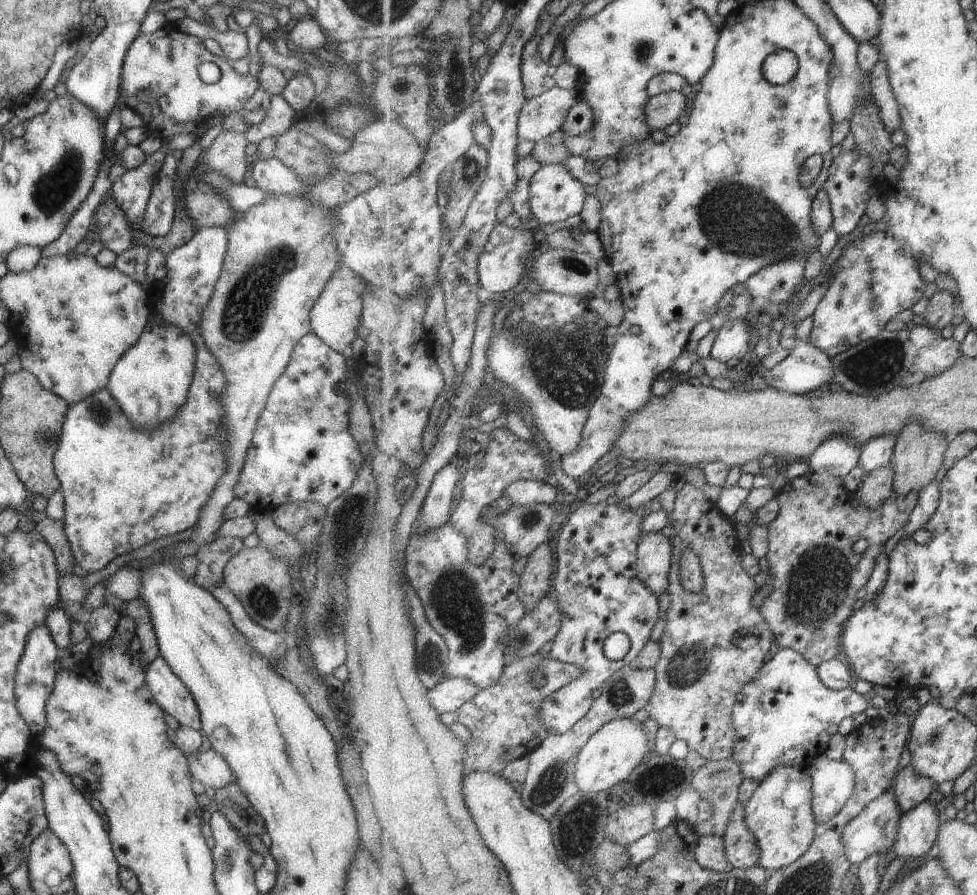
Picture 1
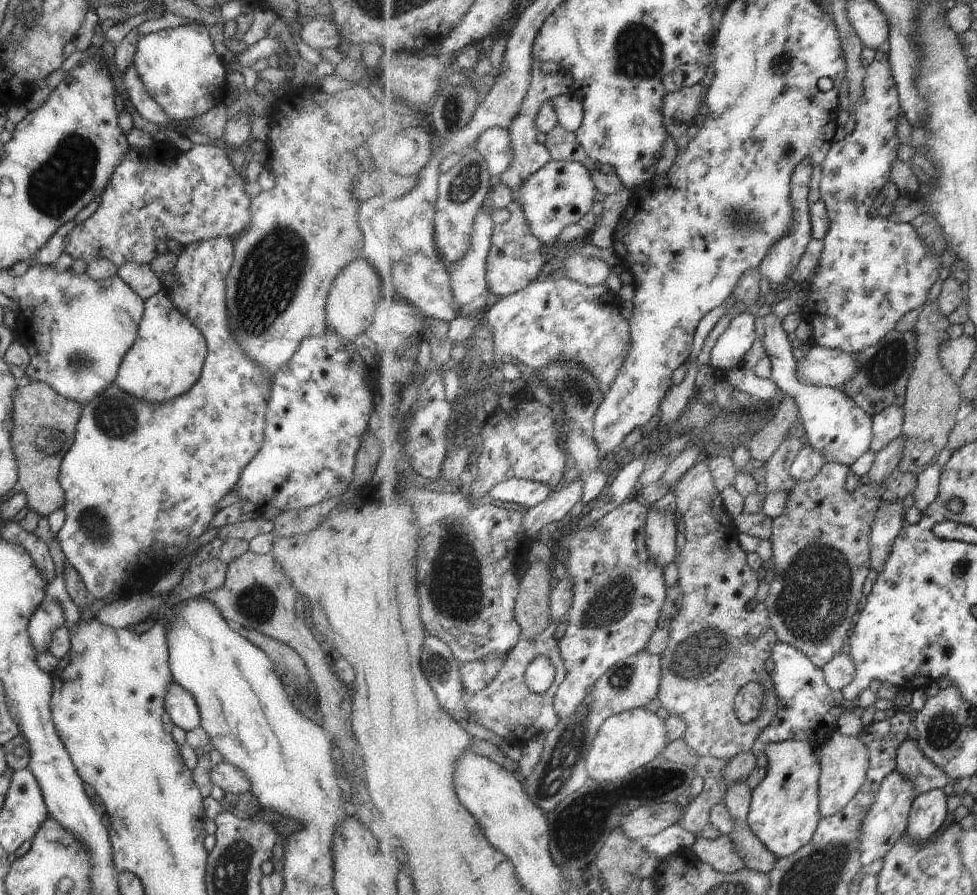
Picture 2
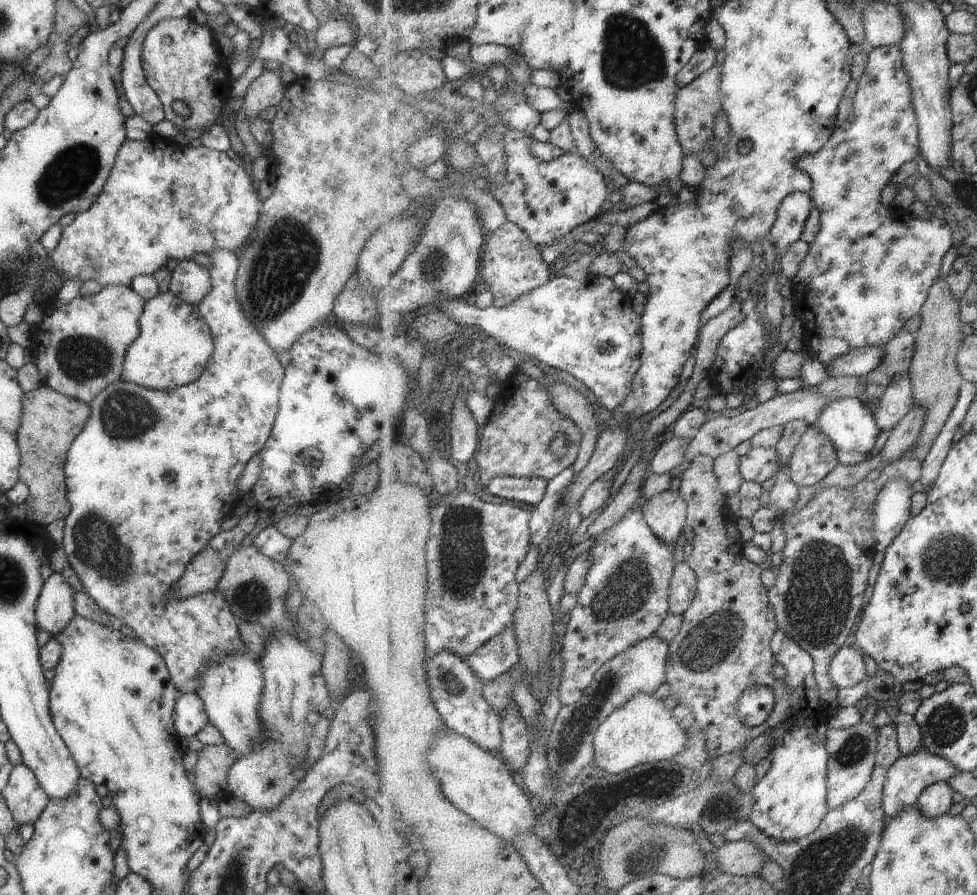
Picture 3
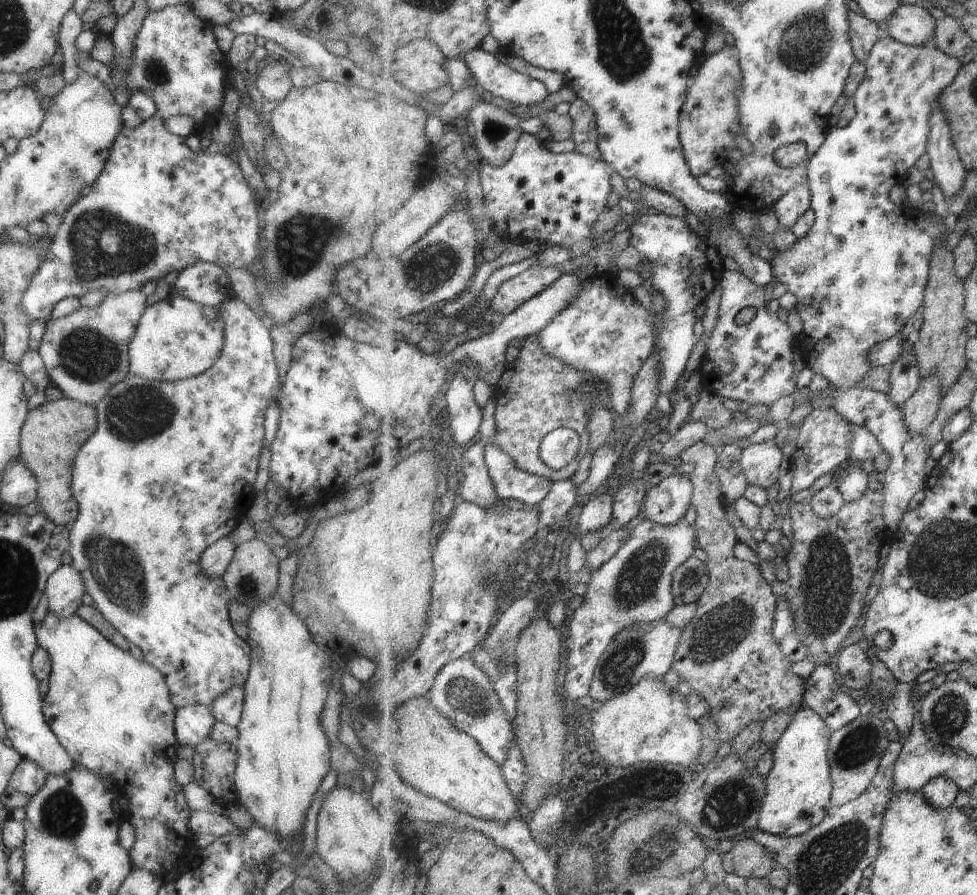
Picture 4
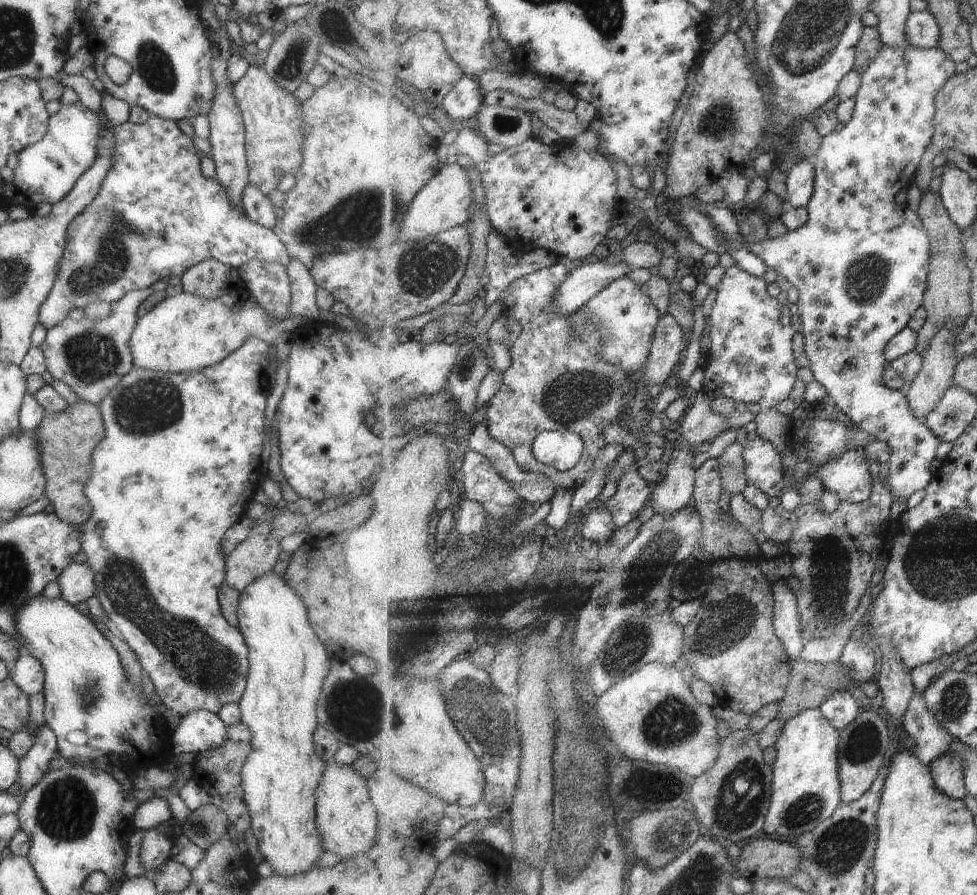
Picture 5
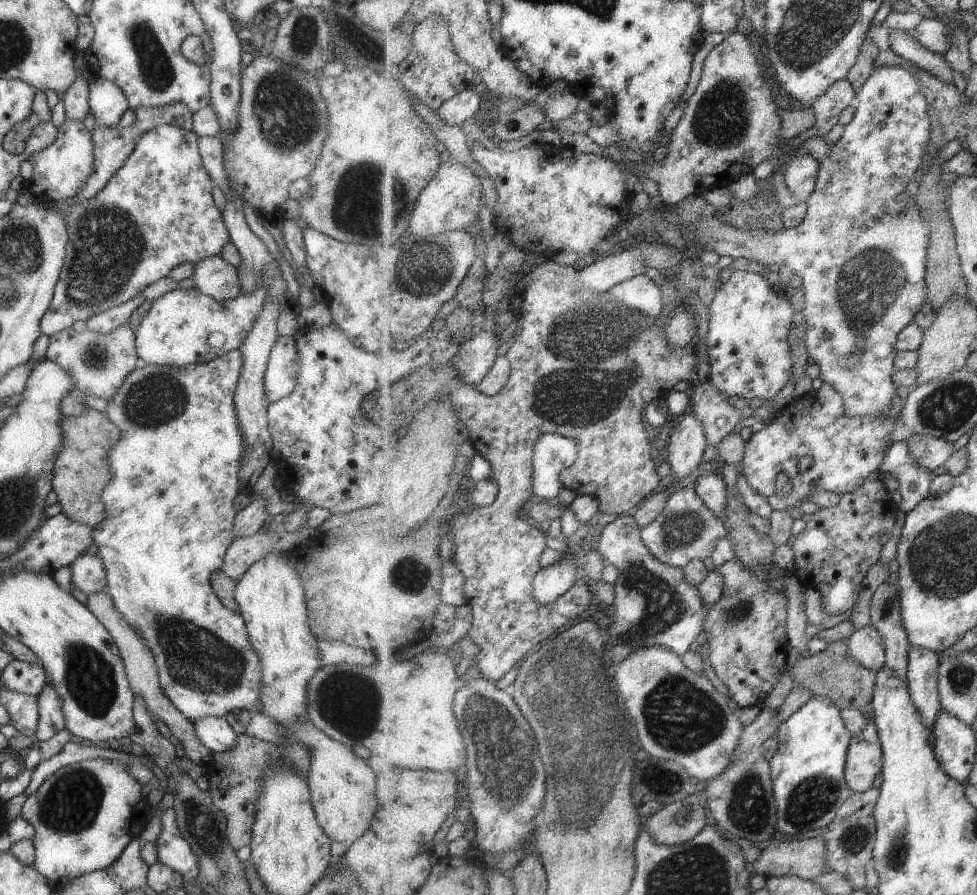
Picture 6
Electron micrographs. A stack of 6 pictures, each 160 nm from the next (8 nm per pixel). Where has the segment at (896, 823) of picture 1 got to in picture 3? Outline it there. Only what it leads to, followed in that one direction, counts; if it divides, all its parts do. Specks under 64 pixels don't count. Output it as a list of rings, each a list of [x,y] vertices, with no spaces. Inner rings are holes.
[[[919,748],[915,754],[901,756],[892,768],[889,768],[887,782],[885,782],[883,794],[883,810],[885,812],[885,829],[889,822],[899,816],[903,810],[909,810],[911,806],[917,805],[921,794],[924,794],[929,786],[936,783],[949,783],[957,774],[961,774],[947,758],[937,756],[929,752],[927,748]]]

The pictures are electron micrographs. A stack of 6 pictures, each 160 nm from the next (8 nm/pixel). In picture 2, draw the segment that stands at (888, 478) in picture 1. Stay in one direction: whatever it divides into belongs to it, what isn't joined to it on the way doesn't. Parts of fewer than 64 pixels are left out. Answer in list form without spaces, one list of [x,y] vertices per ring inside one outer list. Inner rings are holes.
[[[902,434],[876,454],[871,472],[868,474],[871,483],[881,484],[887,481],[887,478],[894,473],[894,470],[899,468],[907,439]]]

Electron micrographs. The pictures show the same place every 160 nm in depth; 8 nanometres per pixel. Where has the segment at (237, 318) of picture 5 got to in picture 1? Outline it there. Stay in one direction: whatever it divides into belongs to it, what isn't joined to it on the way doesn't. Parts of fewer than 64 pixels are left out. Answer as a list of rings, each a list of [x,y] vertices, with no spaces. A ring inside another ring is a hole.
[[[163,321],[147,322],[133,346],[113,365],[105,389],[136,427],[161,424],[174,416],[187,396],[193,378],[195,353],[196,348],[184,330]]]

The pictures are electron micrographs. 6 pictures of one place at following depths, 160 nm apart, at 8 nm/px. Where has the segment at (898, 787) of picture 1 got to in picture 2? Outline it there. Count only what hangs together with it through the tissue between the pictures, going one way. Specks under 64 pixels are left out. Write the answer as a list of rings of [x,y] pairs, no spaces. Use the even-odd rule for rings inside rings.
[[[914,735],[907,737],[898,750],[898,770],[914,782],[918,796],[947,784],[954,788],[952,778],[925,756]]]

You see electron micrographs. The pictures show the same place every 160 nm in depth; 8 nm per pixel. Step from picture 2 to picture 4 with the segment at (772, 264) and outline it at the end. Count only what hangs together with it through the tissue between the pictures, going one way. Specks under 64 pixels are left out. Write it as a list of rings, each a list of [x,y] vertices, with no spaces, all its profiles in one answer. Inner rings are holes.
[[[809,183],[796,186],[786,192],[773,207],[780,223],[792,230],[797,220],[812,208],[812,192]]]

